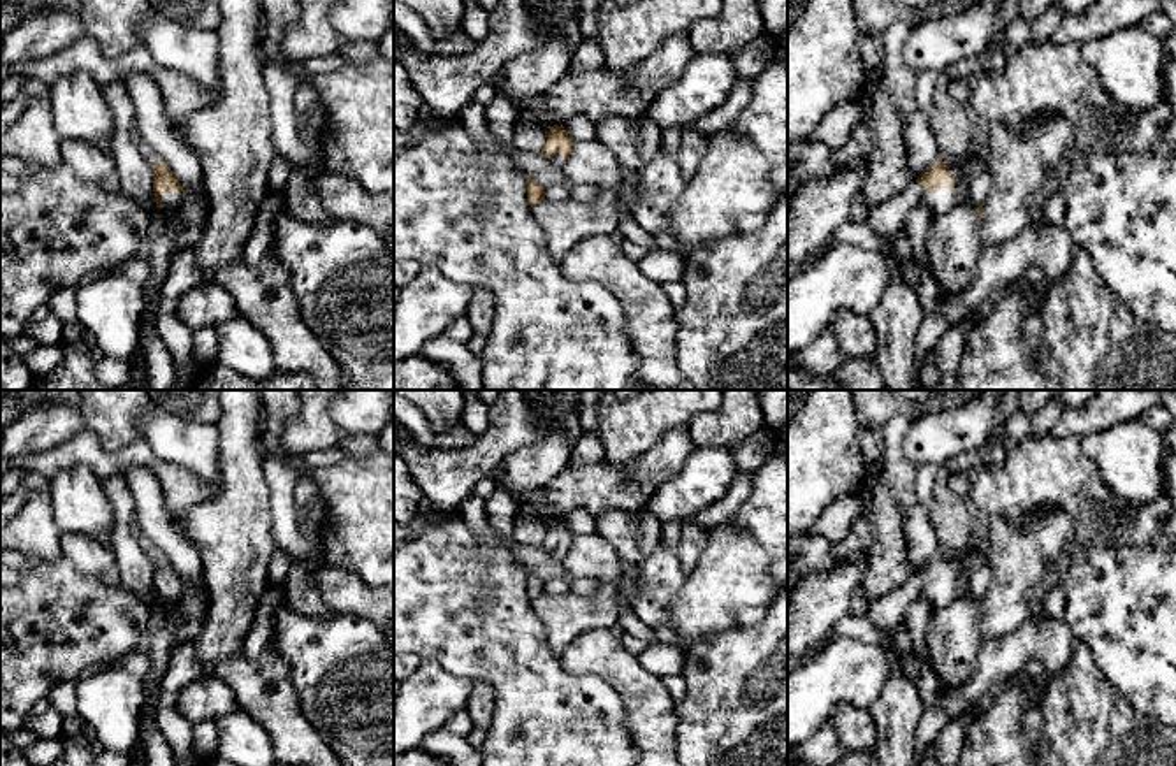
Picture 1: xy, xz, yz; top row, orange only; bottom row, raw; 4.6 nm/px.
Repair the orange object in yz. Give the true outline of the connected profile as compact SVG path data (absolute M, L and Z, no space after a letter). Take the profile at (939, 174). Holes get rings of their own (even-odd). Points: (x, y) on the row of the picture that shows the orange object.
M939 158L921 177L898 195L868 211L867 223L882 237L895 235L905 228L907 214L926 206L933 213L944 213L955 204L955 174Z

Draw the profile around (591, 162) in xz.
M599 141L575 142L570 158L563 163L570 184L621 186L624 169L615 155Z

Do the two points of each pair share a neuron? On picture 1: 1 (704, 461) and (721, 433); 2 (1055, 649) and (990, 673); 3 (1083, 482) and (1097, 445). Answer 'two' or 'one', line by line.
1: two
2: one
3: two

